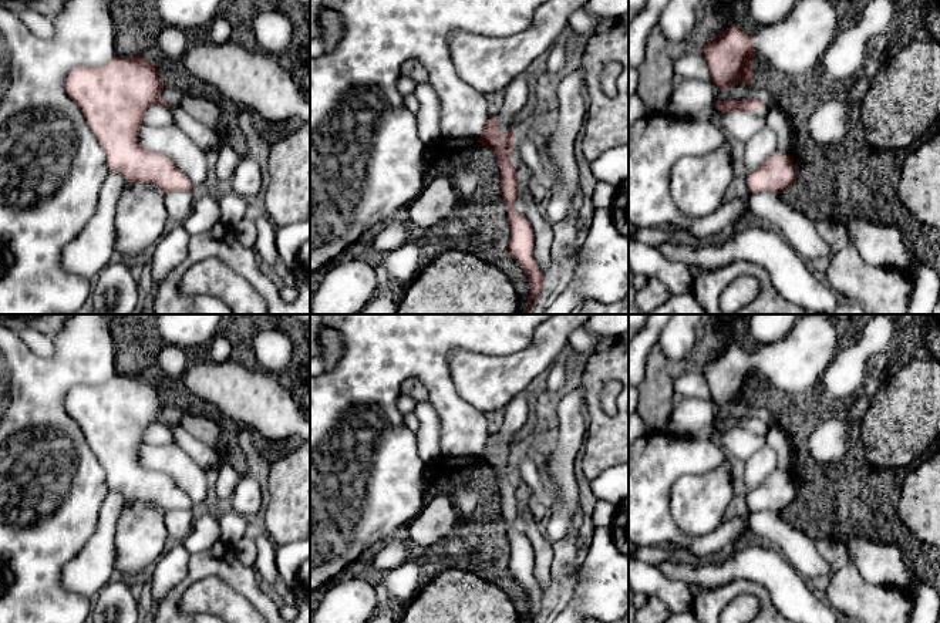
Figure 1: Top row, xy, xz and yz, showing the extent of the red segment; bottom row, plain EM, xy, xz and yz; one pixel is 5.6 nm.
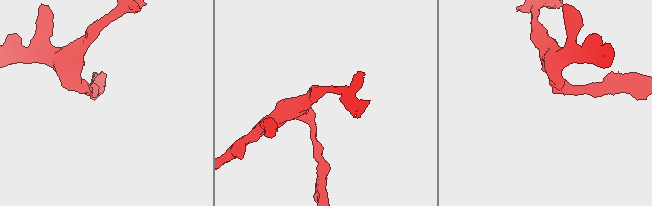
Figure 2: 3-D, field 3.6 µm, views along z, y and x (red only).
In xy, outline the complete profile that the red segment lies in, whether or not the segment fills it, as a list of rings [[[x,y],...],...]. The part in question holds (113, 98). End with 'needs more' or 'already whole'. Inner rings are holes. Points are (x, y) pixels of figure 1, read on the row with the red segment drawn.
[[[139,55],[118,57],[101,67],[74,67],[64,75],[64,91],[78,105],[87,125],[107,155],[110,172],[129,183],[152,183],[166,192],[196,192],[188,175],[168,156],[145,149],[138,138],[144,112],[151,107],[171,104],[161,98],[164,85],[158,70]]]; already whole

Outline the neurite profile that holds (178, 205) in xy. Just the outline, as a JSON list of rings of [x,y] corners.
[[[166,192],[165,208],[171,223],[182,223],[192,211],[196,192]]]

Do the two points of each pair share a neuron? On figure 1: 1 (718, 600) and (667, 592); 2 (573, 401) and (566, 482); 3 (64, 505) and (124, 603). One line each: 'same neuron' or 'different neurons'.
1: different neurons
2: same neuron
3: different neurons

